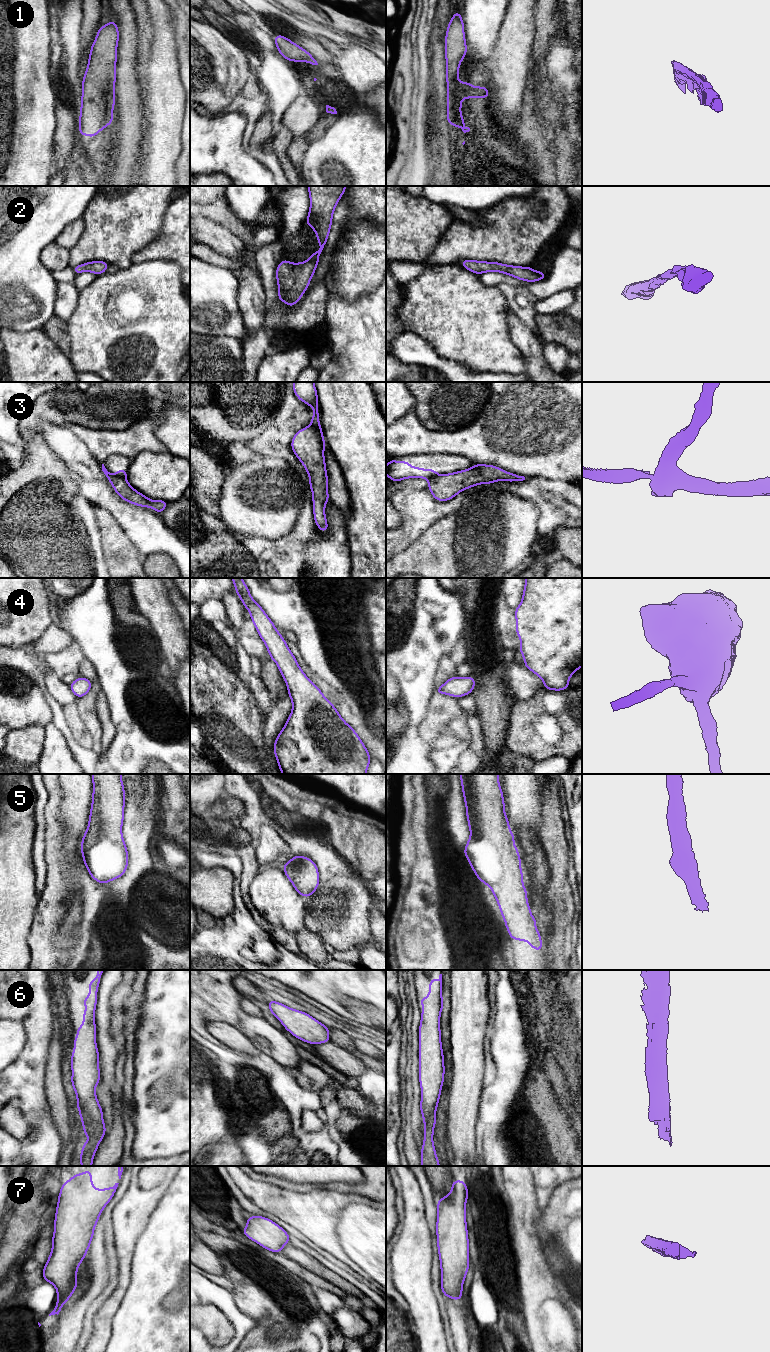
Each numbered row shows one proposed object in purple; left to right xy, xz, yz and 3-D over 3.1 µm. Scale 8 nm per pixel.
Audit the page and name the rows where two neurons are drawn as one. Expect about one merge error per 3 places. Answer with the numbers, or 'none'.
3

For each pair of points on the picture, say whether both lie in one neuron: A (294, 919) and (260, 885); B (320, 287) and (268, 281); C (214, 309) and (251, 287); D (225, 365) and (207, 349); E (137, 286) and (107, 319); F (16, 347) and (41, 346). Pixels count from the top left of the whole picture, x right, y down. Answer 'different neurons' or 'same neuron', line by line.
A: same neuron
B: same neuron
C: different neurons
D: same neuron
E: same neuron
F: same neuron

